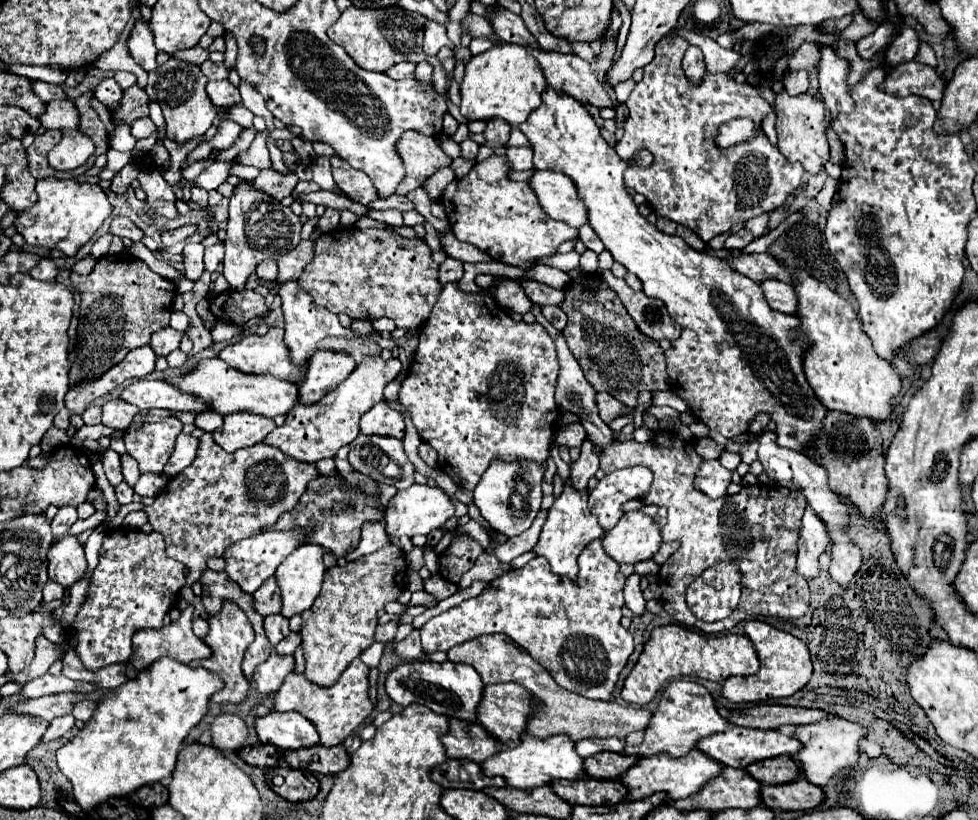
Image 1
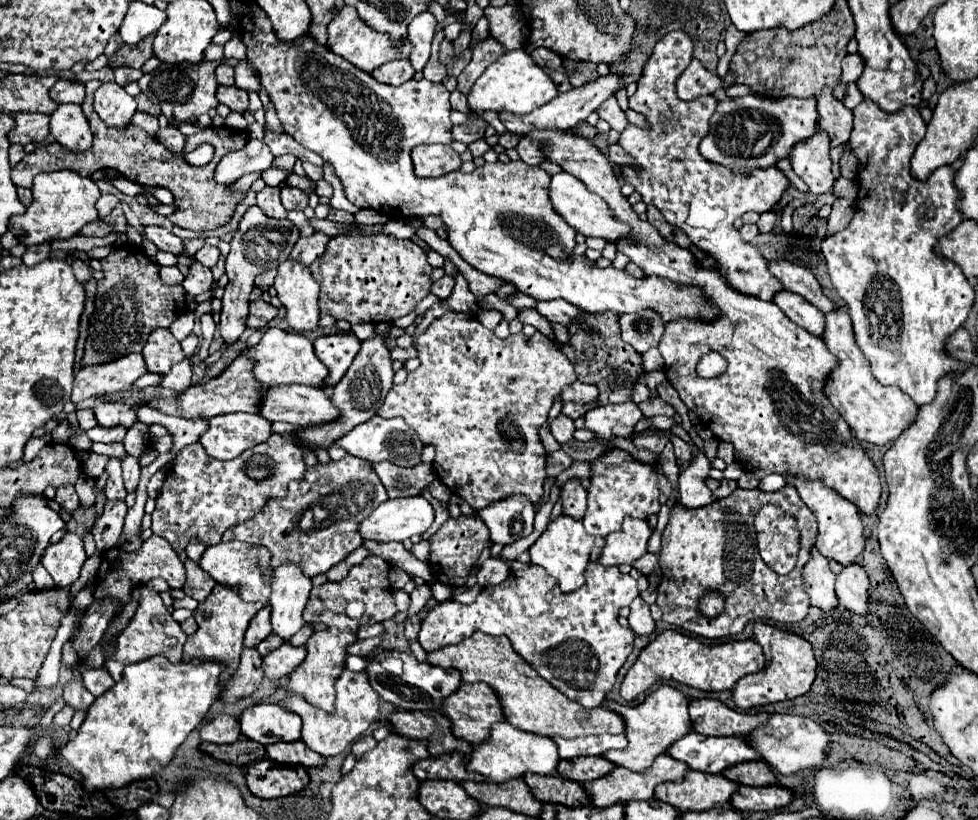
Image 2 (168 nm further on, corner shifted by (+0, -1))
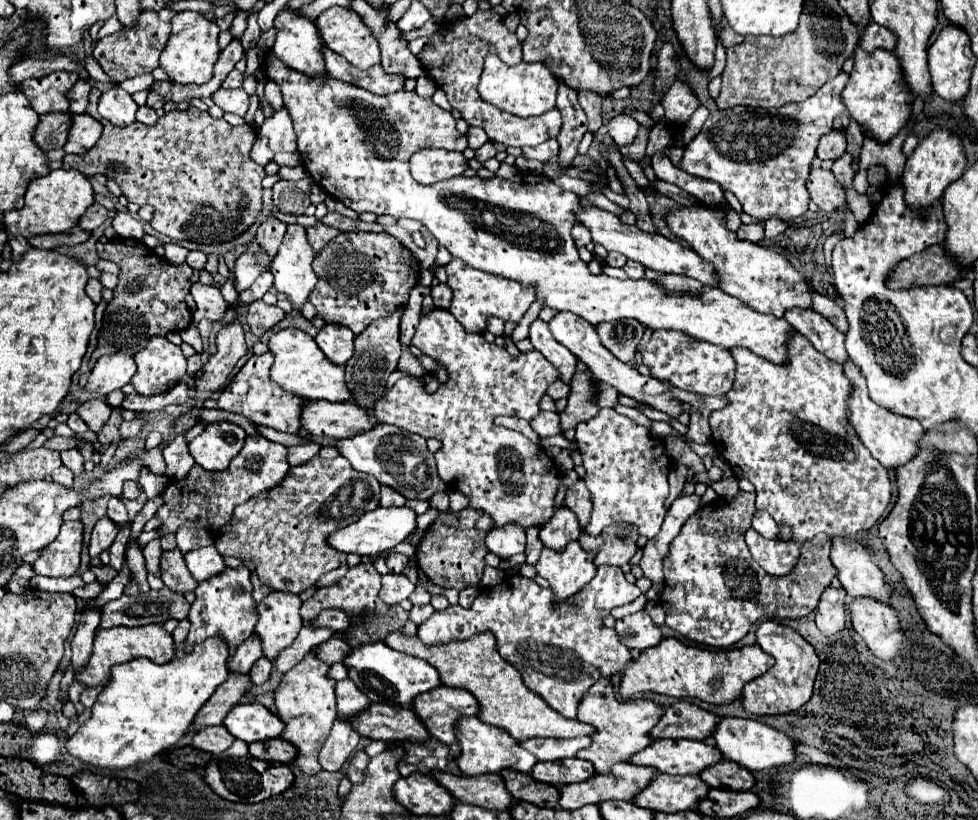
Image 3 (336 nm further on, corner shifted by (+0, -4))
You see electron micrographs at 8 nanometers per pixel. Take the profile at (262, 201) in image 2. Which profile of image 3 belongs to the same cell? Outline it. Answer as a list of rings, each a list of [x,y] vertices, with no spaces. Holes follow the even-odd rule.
[[[267,216],[263,220],[263,224],[259,226],[257,230],[257,236],[259,236],[259,242],[261,242],[261,248],[267,248],[267,254],[275,256],[277,254],[277,248],[283,240],[283,234],[285,234],[285,228],[287,224],[283,224],[279,218],[275,216]]]

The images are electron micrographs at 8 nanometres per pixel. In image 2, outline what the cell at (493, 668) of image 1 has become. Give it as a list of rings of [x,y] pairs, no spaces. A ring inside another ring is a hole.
[[[475,633],[461,643],[437,649],[427,653],[427,663],[437,667],[453,667],[461,673],[461,681],[487,683],[499,697],[505,721],[521,731],[535,735],[561,735],[561,737],[583,737],[583,735],[601,735],[601,733],[623,733],[623,719],[609,711],[607,707],[585,709],[579,703],[573,703],[549,681],[537,675],[521,655],[515,655],[507,637],[493,637],[485,633]]]

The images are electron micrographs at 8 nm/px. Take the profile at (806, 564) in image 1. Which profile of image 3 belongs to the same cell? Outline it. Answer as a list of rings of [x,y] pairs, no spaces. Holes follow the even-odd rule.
[[[829,586],[823,592],[823,598],[819,600],[819,606],[815,610],[815,622],[817,628],[823,634],[837,634],[845,626],[845,596],[847,592],[843,588]]]

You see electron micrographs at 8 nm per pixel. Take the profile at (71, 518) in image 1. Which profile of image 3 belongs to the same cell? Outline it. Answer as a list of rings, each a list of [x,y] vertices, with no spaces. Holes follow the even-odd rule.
[[[61,466],[59,470],[55,470],[55,474],[51,474],[51,476],[53,476],[53,480],[55,480],[57,484],[67,486],[67,488],[73,488],[73,474],[71,474],[71,470],[67,470],[65,466]]]

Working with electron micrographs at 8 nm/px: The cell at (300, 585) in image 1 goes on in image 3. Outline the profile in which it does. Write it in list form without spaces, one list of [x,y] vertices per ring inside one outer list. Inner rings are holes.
[[[271,592],[257,604],[259,620],[255,632],[263,640],[263,656],[275,660],[299,634],[303,620],[299,614],[303,600],[289,592]]]

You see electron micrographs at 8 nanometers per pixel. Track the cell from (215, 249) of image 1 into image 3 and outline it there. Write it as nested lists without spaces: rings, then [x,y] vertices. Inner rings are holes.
[[[193,250],[187,260],[185,260],[193,270],[203,270],[205,268],[205,262],[207,262],[207,254],[201,252],[201,250]]]

